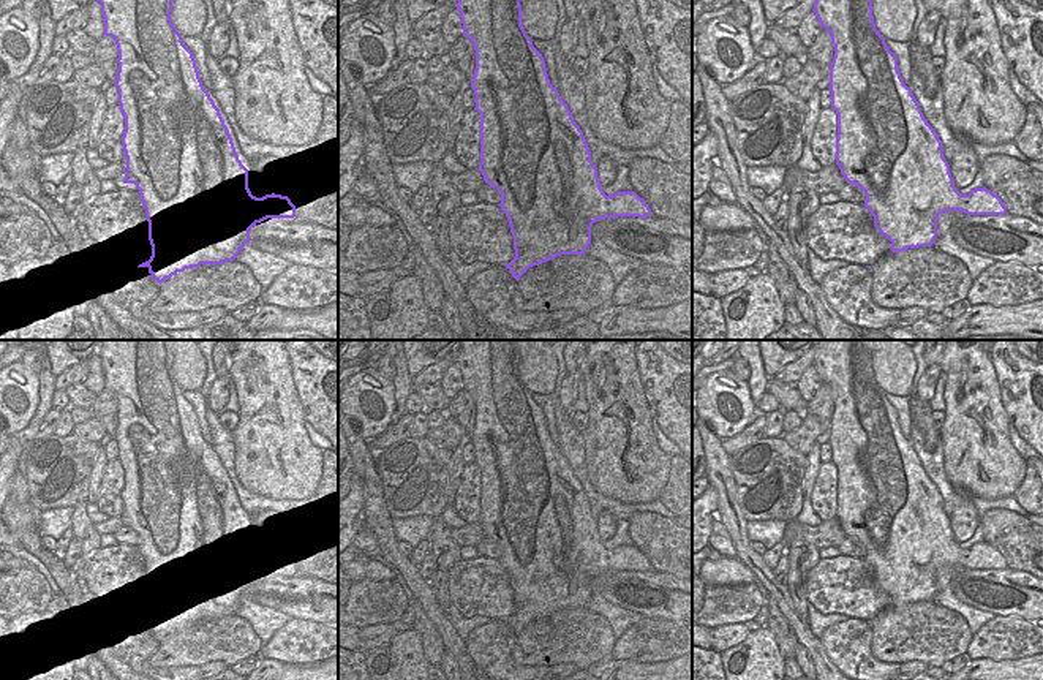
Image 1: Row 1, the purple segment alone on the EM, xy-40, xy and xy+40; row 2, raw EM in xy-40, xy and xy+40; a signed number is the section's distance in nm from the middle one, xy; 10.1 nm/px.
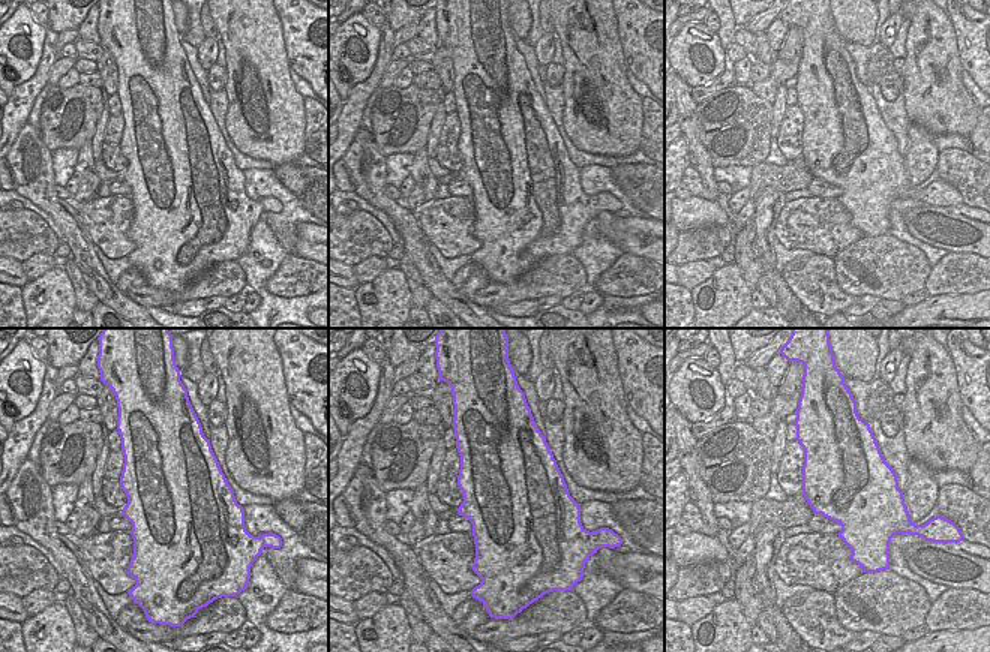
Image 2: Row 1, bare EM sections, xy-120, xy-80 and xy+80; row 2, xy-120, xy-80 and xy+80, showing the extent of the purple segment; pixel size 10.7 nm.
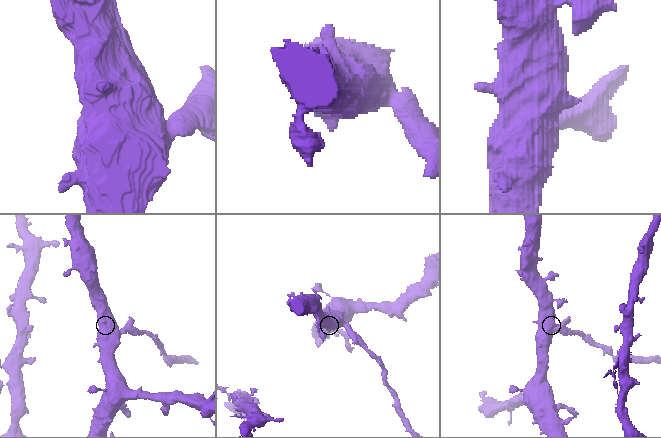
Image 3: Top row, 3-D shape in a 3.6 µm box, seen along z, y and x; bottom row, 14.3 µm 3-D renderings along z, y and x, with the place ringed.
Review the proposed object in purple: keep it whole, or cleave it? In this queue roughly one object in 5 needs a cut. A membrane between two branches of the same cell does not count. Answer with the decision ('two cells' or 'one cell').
two cells

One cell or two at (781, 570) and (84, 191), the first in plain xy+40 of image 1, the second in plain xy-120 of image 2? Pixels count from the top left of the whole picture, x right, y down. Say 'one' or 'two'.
one

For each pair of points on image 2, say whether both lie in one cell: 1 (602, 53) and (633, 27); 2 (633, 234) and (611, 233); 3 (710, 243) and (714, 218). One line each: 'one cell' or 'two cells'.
1: two cells
2: one cell
3: two cells

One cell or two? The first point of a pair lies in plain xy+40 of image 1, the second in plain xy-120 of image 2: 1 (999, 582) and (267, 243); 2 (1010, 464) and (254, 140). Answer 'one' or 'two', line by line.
1: two
2: one

